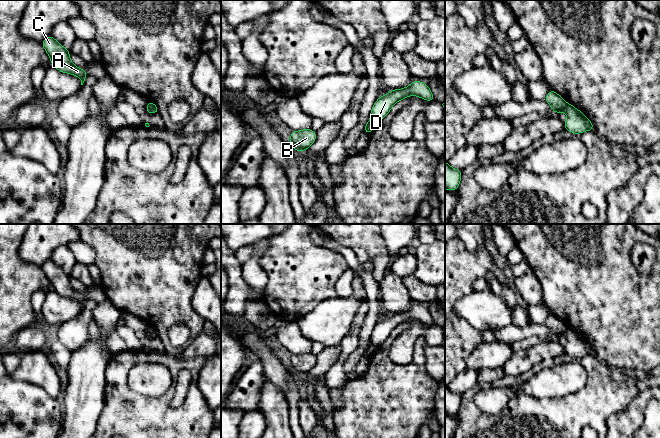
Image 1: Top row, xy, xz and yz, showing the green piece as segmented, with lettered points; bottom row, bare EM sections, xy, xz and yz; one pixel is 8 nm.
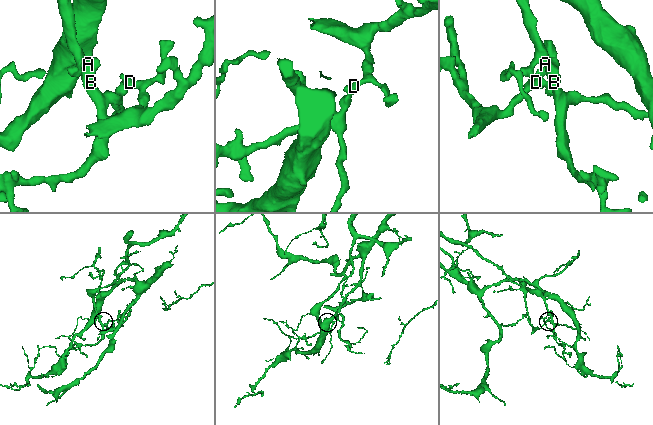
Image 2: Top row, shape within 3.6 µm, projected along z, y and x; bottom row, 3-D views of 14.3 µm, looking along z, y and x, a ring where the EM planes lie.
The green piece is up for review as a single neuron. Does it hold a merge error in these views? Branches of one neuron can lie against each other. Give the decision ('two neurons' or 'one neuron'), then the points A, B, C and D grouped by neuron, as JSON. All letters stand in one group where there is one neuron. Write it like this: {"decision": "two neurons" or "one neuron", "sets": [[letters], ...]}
{"decision": "two neurons", "sets": [["A", "B", "C"], ["D"]]}

